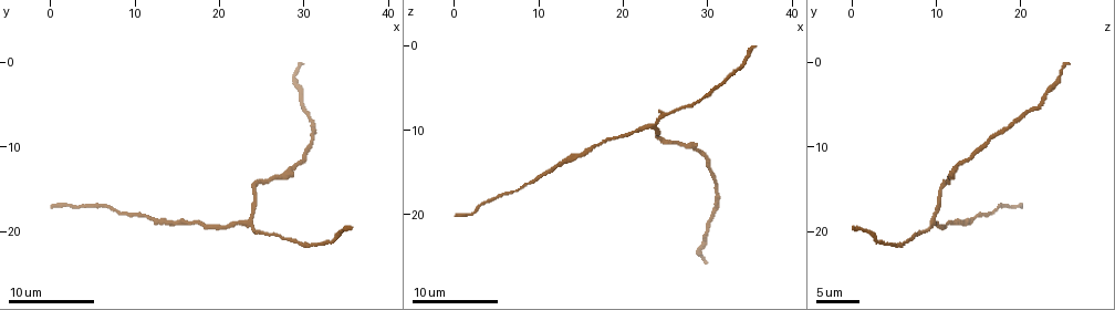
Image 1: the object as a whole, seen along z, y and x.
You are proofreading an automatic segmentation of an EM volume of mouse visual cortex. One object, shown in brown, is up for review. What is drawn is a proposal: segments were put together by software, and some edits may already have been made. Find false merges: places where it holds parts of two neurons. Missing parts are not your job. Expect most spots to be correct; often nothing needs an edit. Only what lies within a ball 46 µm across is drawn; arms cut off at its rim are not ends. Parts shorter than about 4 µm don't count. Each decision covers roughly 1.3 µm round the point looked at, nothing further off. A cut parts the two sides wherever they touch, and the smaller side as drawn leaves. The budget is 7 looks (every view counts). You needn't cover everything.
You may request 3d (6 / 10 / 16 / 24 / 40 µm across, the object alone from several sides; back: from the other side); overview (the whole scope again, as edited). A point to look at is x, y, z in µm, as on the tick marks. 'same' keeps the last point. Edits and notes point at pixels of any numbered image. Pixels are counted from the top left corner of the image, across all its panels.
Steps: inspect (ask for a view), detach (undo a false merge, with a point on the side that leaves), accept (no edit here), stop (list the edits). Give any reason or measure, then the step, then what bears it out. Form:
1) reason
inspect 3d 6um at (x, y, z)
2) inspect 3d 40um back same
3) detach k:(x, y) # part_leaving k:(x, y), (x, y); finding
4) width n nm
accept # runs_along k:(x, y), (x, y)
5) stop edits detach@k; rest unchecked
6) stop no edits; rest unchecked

calibre changes
inspect 3d 16um at (29.0, 12.6, 12.2)

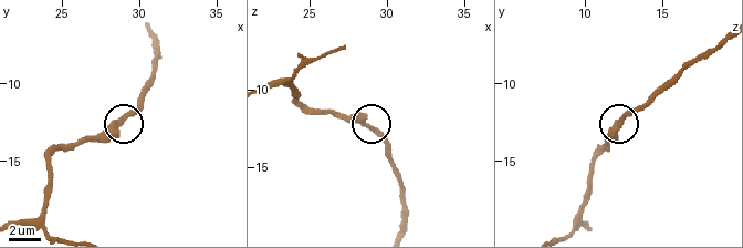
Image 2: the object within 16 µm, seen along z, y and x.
zoom in
inspect 3d 6um at (28.8, 12.4, 12.2)

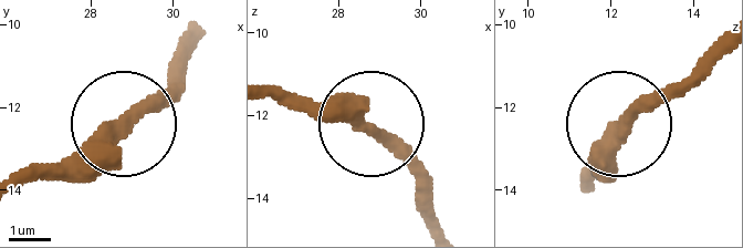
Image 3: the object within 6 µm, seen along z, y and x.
accept # runs_along 3:(23, 183), (75, 162), (178, 70); continuous, no second neuron

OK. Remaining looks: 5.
arms part here
inspect 3d 6um at (23.2, 19.0, 9.4)

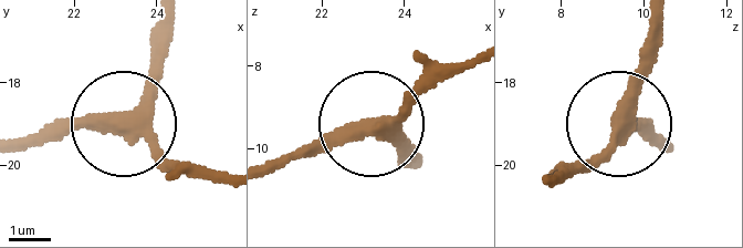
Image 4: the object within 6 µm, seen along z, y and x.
arms 3
accept # runs_along 4:(159, 61), (138, 132), (198, 171); one neuron here

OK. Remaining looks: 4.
sudden change in width
inspect 3d 16um at (12.8, 18.8, 13.8)

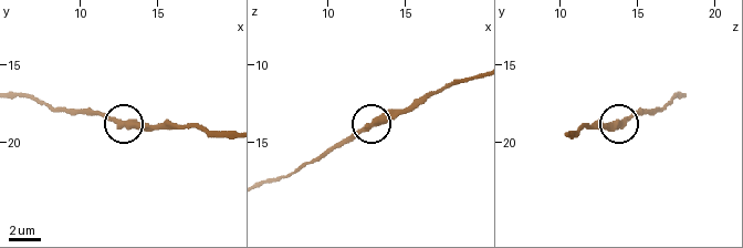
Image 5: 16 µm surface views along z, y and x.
inspect 3d 6um at (12.6, 18.8, 14.0)

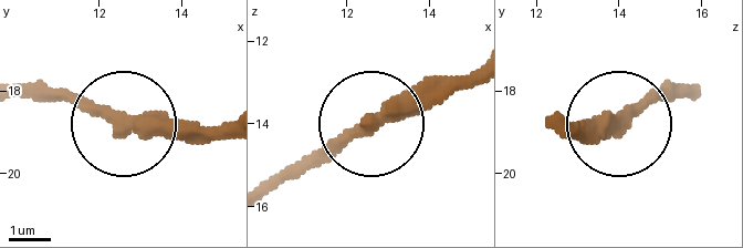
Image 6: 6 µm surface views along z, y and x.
width 380 nm
accept # all the same neuron

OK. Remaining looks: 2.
sudden change in width
inspect 3d 6um at (6.8, 17.0, 17.4)

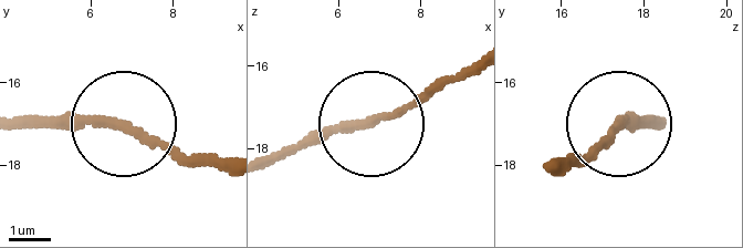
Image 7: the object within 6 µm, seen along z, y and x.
accept # one neuron here

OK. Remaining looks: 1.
stop no edits; rest unchecked

